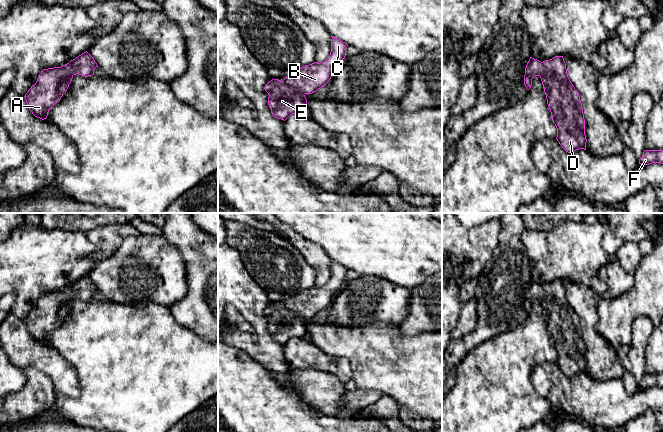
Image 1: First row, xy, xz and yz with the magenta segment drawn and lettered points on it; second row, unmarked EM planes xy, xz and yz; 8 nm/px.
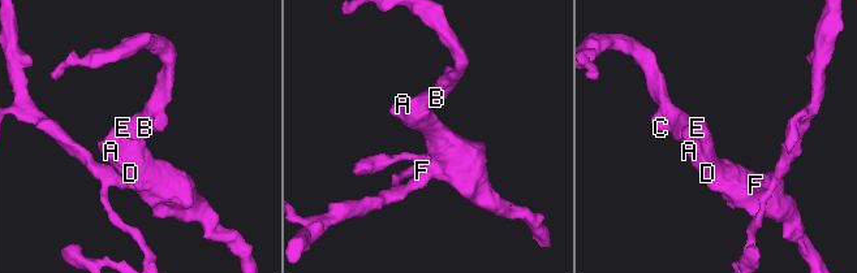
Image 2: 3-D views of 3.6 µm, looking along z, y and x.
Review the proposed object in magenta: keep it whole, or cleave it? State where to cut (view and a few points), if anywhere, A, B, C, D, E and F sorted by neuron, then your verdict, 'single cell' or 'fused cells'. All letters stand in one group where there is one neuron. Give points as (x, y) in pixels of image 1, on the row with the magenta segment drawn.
no cut | A B C D E F | single cell

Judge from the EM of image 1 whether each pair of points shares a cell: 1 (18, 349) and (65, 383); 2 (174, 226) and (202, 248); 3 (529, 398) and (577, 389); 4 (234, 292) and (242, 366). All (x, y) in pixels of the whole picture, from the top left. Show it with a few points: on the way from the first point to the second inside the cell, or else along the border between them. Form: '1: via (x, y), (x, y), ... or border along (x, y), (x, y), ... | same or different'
1: via (30, 352), (37, 354), (54, 371) | same
2: via (181, 231), (195, 245) | same
3: border along (530, 375), (535, 390), (549, 401), (552, 408) | different
4: border along (228, 344), (241, 349), (253, 360), (260, 363) | different

